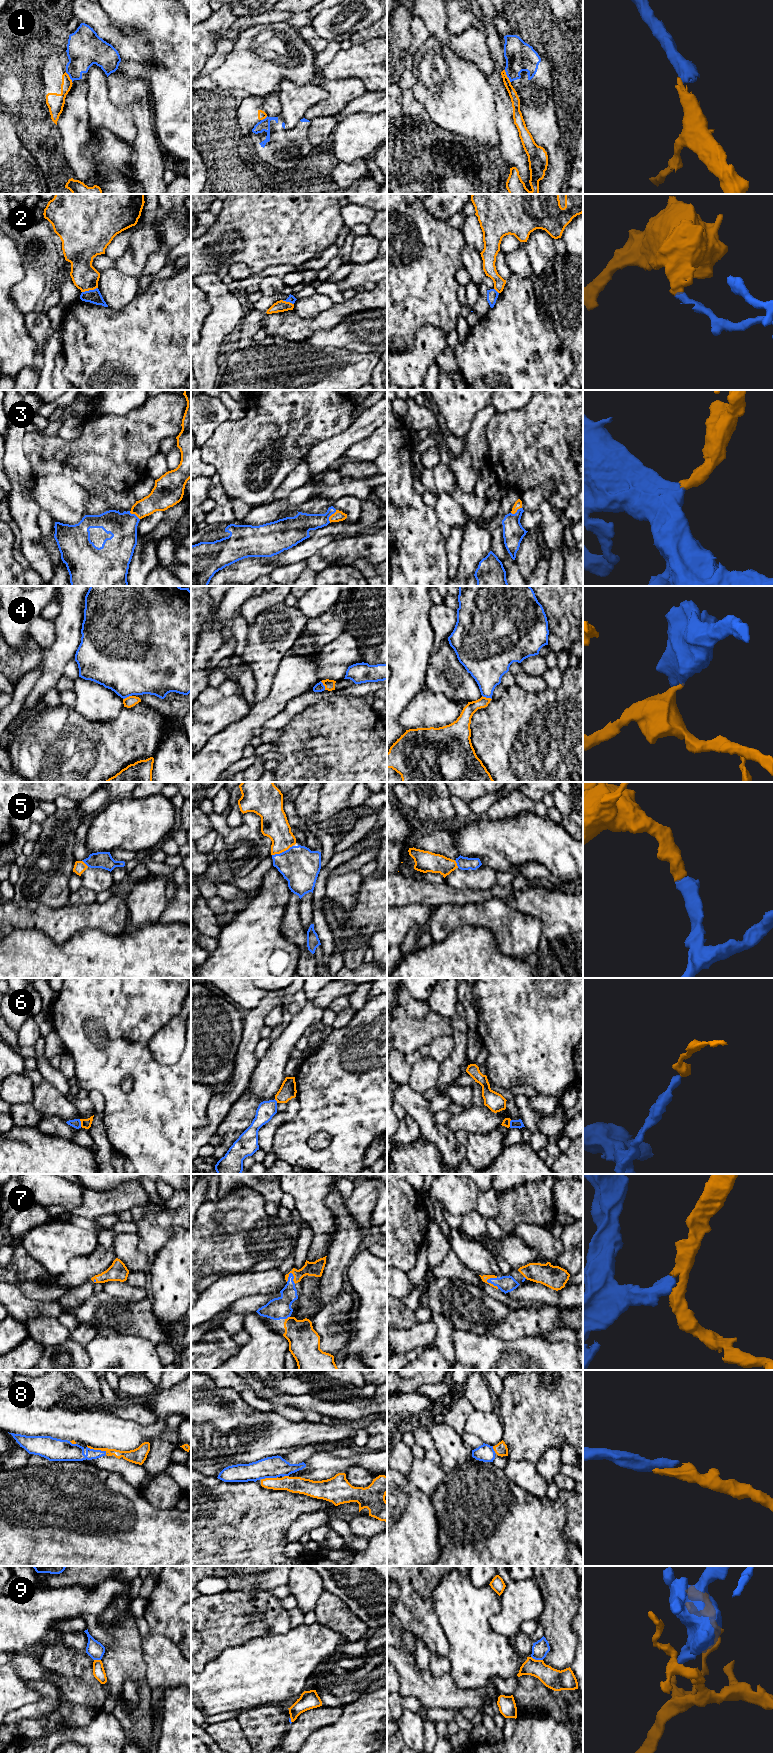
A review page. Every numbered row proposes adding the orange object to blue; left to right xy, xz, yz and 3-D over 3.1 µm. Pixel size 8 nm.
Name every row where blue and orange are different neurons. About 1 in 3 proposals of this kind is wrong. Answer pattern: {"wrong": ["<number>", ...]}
{"wrong": ["1", "2", "4", "6", "9"]}

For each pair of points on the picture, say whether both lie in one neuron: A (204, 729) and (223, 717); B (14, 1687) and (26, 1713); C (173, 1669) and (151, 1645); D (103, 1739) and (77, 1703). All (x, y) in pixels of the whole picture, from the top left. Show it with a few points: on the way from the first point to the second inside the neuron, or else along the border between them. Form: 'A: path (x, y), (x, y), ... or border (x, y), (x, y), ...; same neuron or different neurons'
A: path (209, 725), (218, 717); same neuron
B: border (41, 1695), (33, 1702), (28, 1702), (10, 1711); different neurons
C: path (167, 1663), (157, 1651); same neuron
D: border (101, 1710), (86, 1725), (82, 1727), (67, 1727); different neurons

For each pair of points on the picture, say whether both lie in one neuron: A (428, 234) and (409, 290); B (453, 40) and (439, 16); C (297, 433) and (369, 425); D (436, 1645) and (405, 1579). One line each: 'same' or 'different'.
A: same
B: same
C: different
D: same

